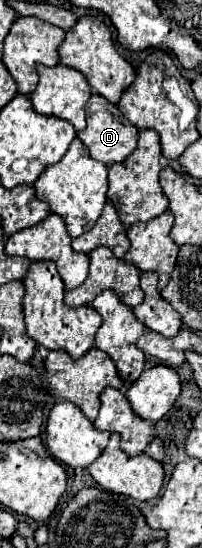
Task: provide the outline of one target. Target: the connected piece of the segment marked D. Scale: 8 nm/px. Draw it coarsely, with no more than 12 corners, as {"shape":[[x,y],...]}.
{"shape":[[87,101],[77,137],[105,165],[121,163],[139,133],[115,105]]}

